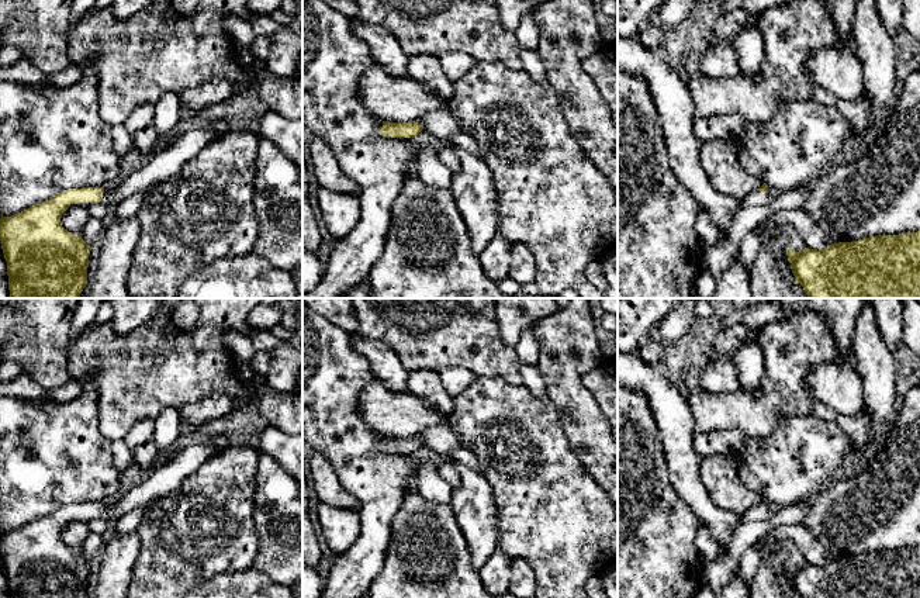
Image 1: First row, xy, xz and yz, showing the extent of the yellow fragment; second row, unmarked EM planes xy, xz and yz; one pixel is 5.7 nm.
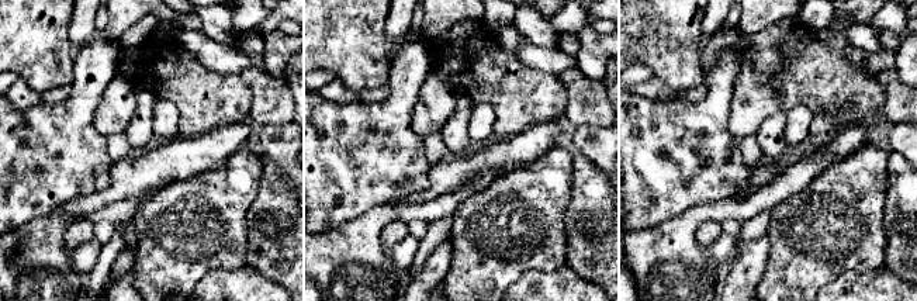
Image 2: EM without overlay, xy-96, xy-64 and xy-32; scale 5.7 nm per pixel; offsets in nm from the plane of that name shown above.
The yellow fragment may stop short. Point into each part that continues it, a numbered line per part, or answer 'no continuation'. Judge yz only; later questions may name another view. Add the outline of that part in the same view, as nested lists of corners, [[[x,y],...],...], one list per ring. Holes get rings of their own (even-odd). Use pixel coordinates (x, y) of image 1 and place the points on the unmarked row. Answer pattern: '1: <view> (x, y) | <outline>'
1: yz (754, 514) | [[[758,505],[751,507],[741,518],[743,522],[757,522],[757,521],[767,521],[771,518],[769,508],[760,508]]]

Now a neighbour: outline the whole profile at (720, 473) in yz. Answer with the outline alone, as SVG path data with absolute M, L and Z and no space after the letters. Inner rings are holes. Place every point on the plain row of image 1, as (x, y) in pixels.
M716 453L702 457L699 477L713 504L743 516L762 498L747 488L740 478L740 457L734 453Z

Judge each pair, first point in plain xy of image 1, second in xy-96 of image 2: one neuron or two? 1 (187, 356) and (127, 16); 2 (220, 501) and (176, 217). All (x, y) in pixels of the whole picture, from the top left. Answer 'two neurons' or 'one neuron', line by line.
1: two neurons
2: one neuron

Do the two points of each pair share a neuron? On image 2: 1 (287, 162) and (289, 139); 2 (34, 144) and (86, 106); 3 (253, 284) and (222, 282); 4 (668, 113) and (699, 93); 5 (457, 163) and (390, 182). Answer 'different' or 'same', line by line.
1: same
2: same
3: same
4: different
5: different

